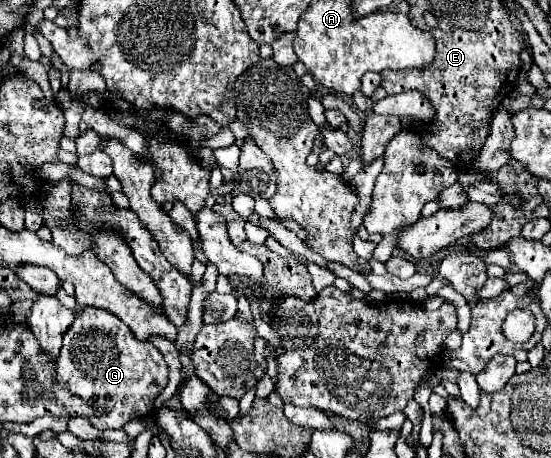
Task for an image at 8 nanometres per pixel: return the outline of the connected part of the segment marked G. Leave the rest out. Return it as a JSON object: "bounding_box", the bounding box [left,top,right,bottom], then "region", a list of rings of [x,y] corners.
{"bounding_box":[57,307,169,429],"region":[[[81,307],[77,311],[63,339],[57,371],[59,379],[63,379],[75,395],[97,407],[107,407],[103,419],[91,421],[97,429],[121,429],[135,415],[151,413],[155,397],[169,381],[167,363],[159,349],[149,341],[135,339],[131,329],[117,315],[99,307]]]}

